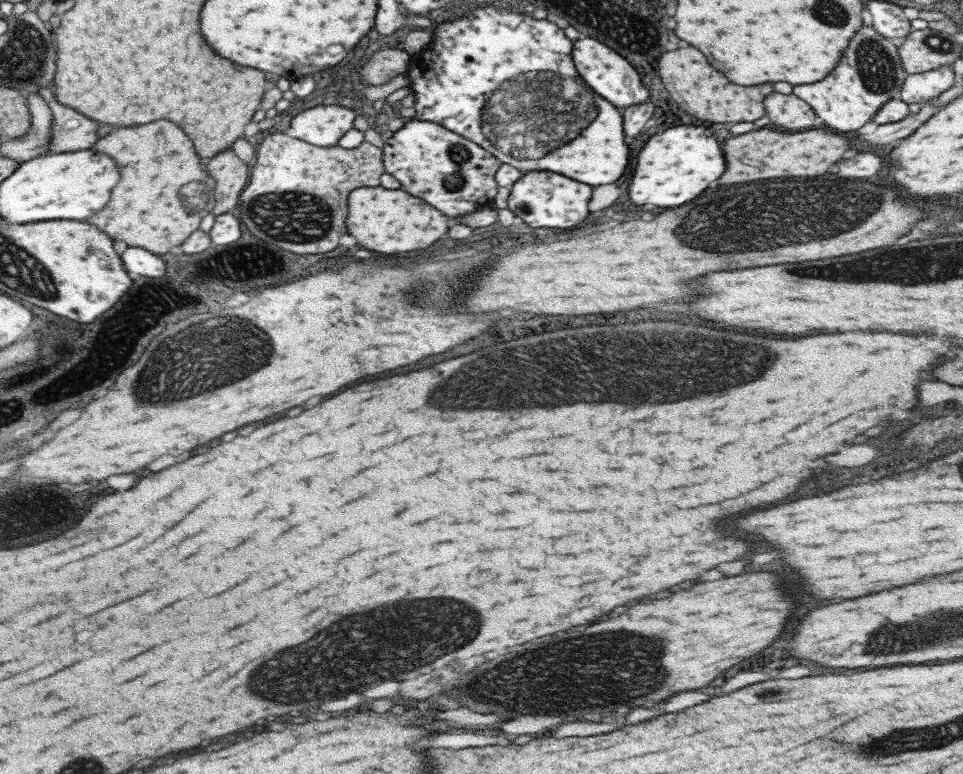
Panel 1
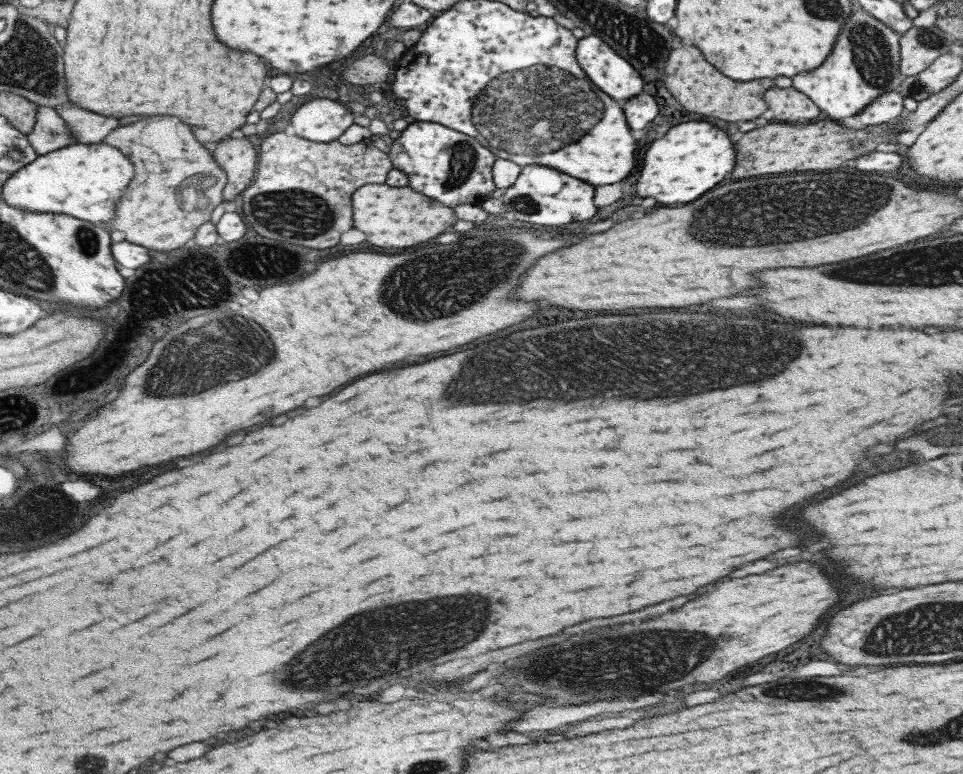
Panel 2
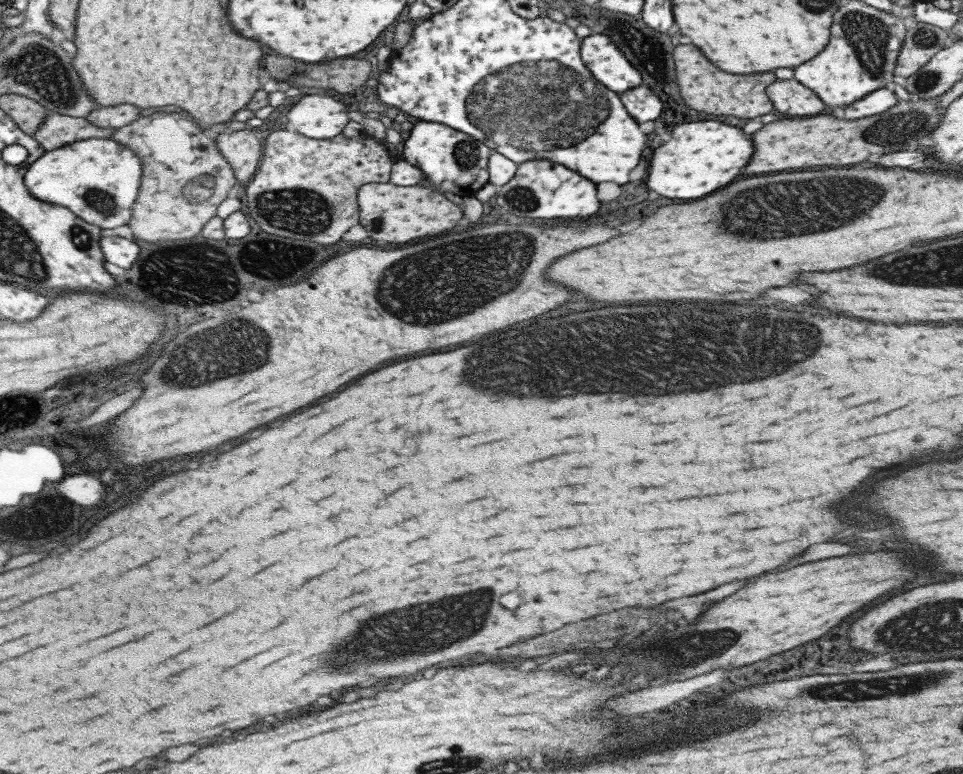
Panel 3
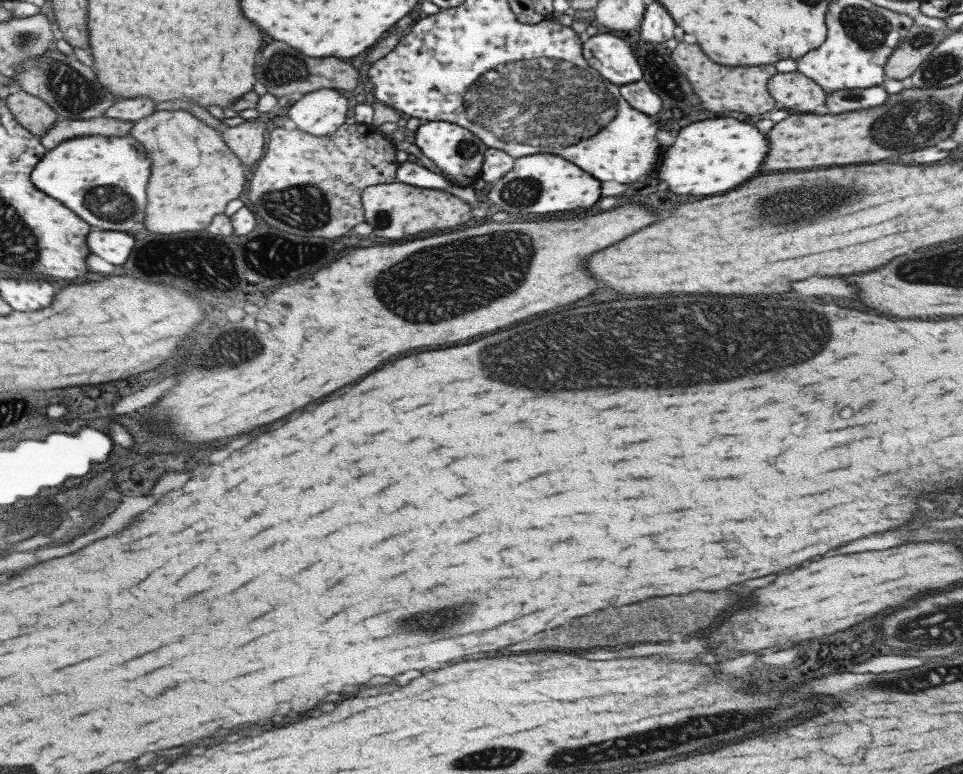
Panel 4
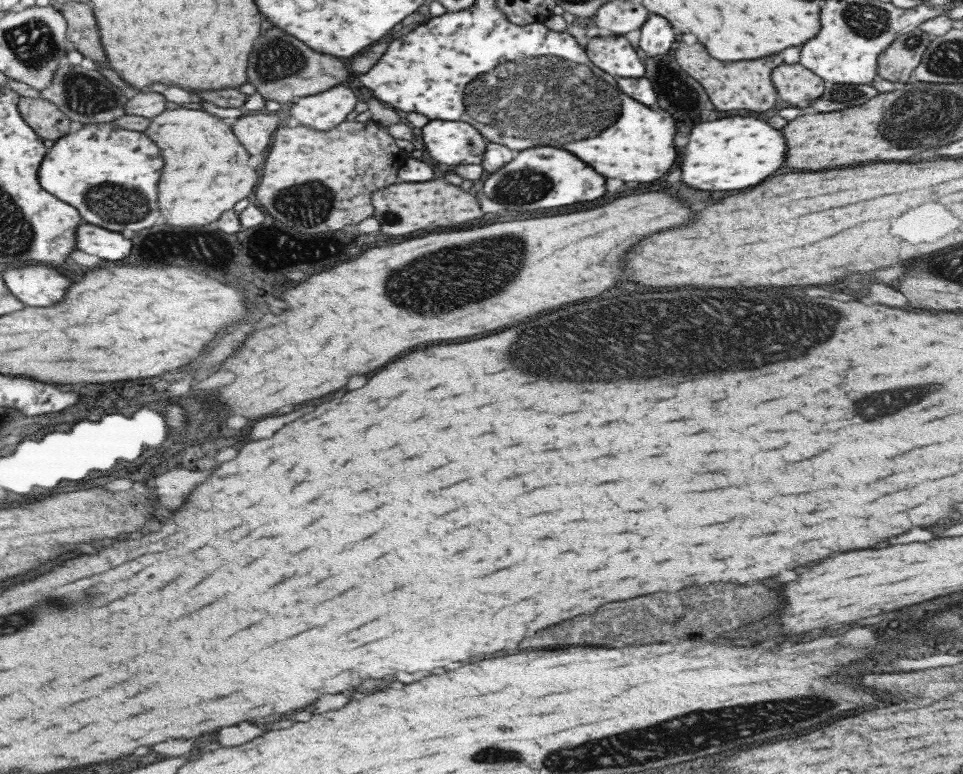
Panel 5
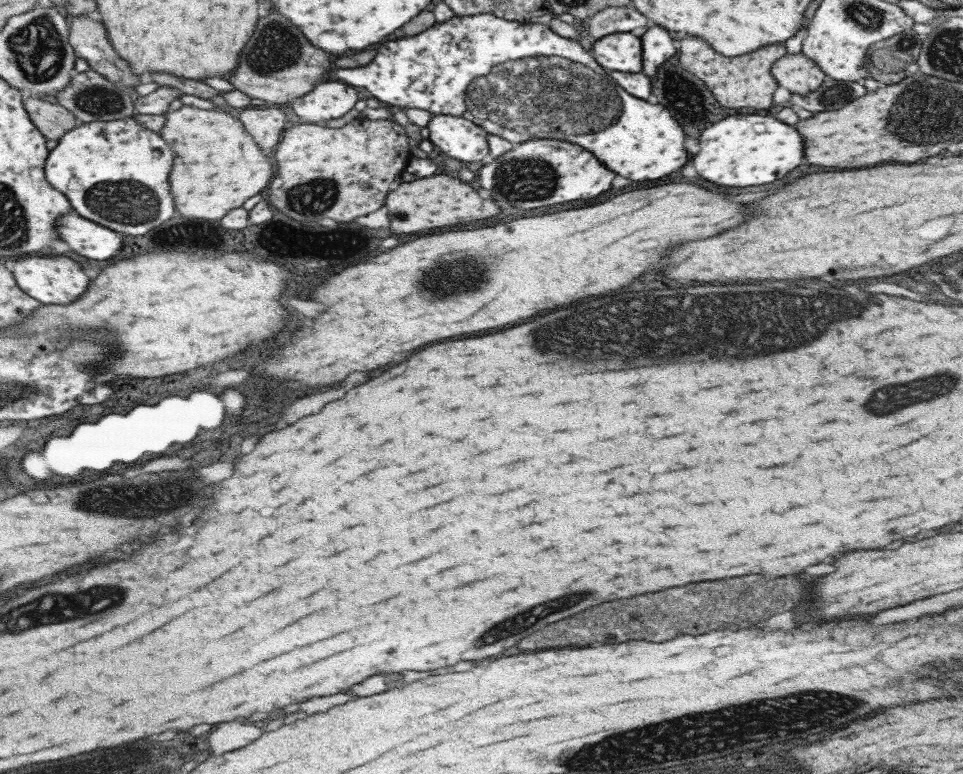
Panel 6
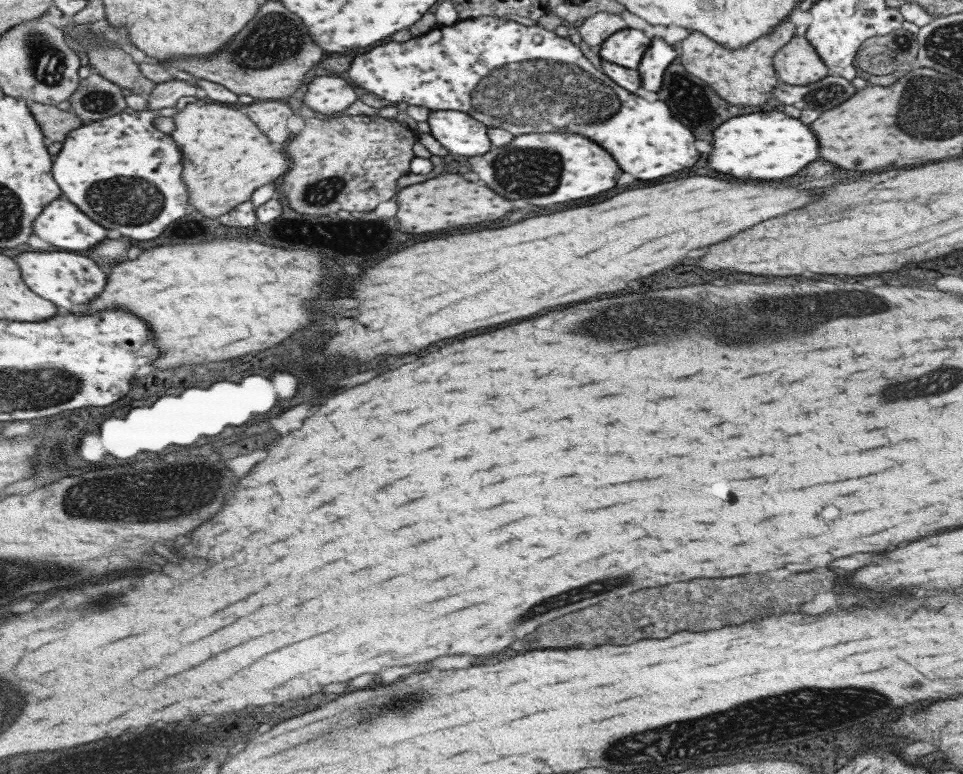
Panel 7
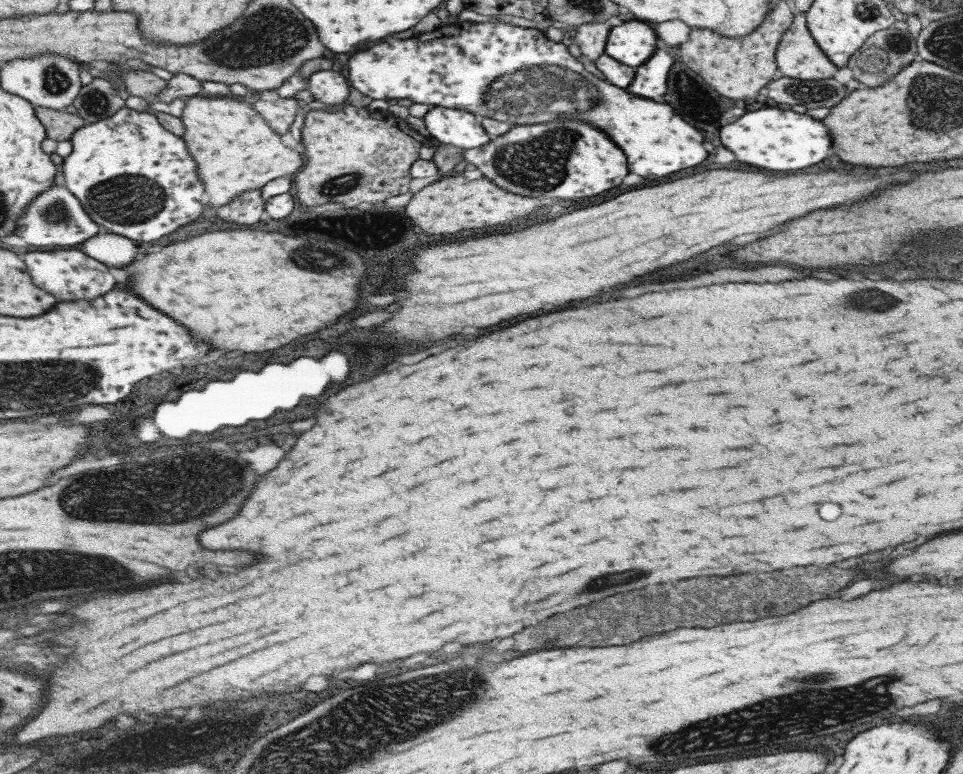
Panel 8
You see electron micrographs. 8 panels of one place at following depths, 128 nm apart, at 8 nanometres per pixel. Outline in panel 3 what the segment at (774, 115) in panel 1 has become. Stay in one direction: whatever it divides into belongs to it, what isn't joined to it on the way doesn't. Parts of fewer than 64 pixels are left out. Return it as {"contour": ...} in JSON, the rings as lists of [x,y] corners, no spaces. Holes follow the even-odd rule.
{"contour":[[[795,78],[775,80],[765,92],[773,108],[779,110],[779,114],[785,112],[785,116],[815,116],[825,108],[815,92],[799,84]]]}

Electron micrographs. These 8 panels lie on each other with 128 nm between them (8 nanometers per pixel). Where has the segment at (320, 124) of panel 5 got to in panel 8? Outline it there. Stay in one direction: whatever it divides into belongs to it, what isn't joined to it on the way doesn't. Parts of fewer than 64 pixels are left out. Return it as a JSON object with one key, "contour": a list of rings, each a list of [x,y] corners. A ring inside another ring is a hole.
{"contour":[[[323,70],[309,75],[306,90],[317,102],[335,106],[347,100],[345,96],[349,96],[349,82],[342,70]]]}

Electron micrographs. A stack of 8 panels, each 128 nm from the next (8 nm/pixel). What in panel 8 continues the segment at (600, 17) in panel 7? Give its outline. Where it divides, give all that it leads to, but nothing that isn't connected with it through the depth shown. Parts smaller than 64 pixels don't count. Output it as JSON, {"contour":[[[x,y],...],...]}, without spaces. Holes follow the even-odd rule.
{"contour":[[[609,18],[601,22],[586,22],[575,29],[571,39],[581,51],[581,55],[594,61],[598,56],[604,54],[604,44],[609,30],[615,26],[617,18]]]}

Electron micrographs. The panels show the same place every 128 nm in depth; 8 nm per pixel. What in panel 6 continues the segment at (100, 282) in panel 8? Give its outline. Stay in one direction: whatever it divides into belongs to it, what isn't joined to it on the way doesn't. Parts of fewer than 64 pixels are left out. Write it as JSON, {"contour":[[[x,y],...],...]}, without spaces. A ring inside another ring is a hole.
{"contour":[[[55,255],[55,258],[37,258],[37,256],[31,256],[31,258],[23,258],[23,260],[17,260],[11,268],[11,274],[13,274],[13,280],[17,284],[19,290],[23,290],[27,296],[35,298],[37,302],[41,304],[67,304],[67,302],[73,302],[87,286],[87,275],[83,276],[82,270],[77,268],[77,262],[69,260],[69,258],[63,258],[64,255]]]}

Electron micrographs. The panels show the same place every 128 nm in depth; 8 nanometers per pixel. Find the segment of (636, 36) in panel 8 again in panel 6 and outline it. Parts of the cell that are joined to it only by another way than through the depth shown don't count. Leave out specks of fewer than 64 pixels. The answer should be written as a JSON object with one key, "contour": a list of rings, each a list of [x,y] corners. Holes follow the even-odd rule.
{"contour":[[[629,32],[608,34],[595,39],[590,54],[602,69],[641,72],[641,40]]]}

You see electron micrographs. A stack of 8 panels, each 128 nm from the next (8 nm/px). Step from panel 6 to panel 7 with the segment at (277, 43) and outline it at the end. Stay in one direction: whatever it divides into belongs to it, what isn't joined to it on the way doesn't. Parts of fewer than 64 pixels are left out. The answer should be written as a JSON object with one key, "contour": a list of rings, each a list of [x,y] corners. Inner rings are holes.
{"contour":[[[267,2],[259,8],[253,20],[239,34],[235,34],[235,40],[227,44],[217,56],[207,60],[179,58],[171,62],[171,66],[185,70],[197,79],[220,84],[233,94],[245,94],[263,102],[279,101],[291,96],[303,84],[307,71],[321,58],[323,50],[309,40],[307,30],[299,18],[287,12],[279,2]]]}

